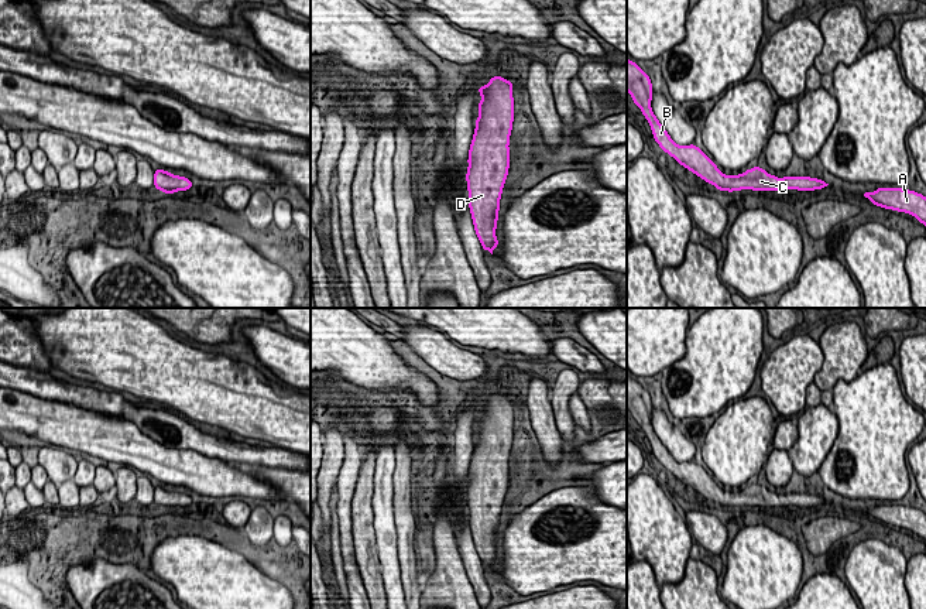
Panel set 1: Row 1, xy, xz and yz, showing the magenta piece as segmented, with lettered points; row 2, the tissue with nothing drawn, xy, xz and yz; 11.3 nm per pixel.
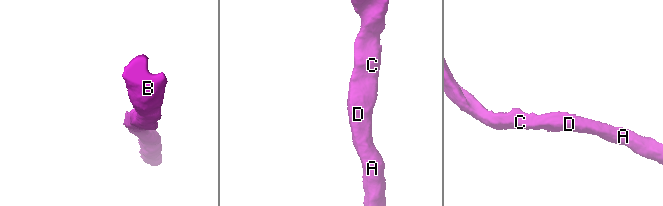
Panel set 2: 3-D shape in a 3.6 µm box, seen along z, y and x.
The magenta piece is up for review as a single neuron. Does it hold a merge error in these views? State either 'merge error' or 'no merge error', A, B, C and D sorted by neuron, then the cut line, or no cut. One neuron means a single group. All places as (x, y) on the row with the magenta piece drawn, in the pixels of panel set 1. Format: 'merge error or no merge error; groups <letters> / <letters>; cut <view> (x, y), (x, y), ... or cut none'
no merge error; groups A B C D; cut none

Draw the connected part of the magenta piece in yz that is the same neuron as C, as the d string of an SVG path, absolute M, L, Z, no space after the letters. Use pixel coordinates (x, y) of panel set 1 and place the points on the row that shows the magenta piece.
M627 58L627 90L630 92L634 103L642 110L642 114L648 120L654 138L659 147L673 157L680 165L690 170L706 182L713 184L718 191L814 191L827 187L823 179L810 177L783 177L776 178L769 175L765 170L754 167L740 175L724 175L718 171L716 162L707 158L703 150L694 144L678 146L668 131L662 127L655 117L652 107L652 83L649 76L632 61Z

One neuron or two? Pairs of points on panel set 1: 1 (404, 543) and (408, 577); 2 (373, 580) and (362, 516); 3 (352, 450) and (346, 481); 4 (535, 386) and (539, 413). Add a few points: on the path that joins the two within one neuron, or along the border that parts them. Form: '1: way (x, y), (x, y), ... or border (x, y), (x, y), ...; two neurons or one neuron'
1: way (405, 551), (408, 568); one neuron
2: way (369, 564), (363, 531); one neuron
3: way (352, 457), (349, 474); one neuron
4: way (538, 393), (539, 406); one neuron

